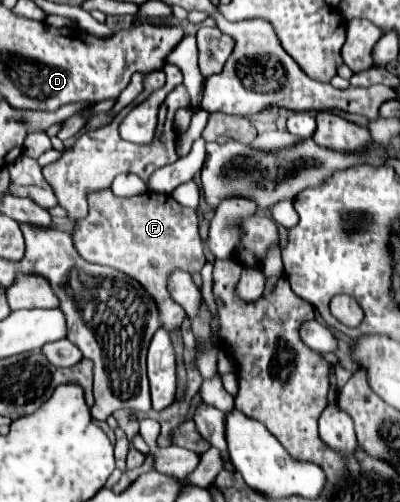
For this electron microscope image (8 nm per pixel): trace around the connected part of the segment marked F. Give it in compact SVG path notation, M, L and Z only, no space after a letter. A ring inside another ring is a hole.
M110 189L96 191L88 197L90 213L76 221L74 245L90 263L108 265L140 281L140 285L154 297L160 309L162 327L168 331L180 327L184 309L172 301L166 291L166 279L174 269L186 273L200 273L204 267L204 247L198 235L198 215L194 209L180 205L172 195L142 193L136 197L120 199Z

